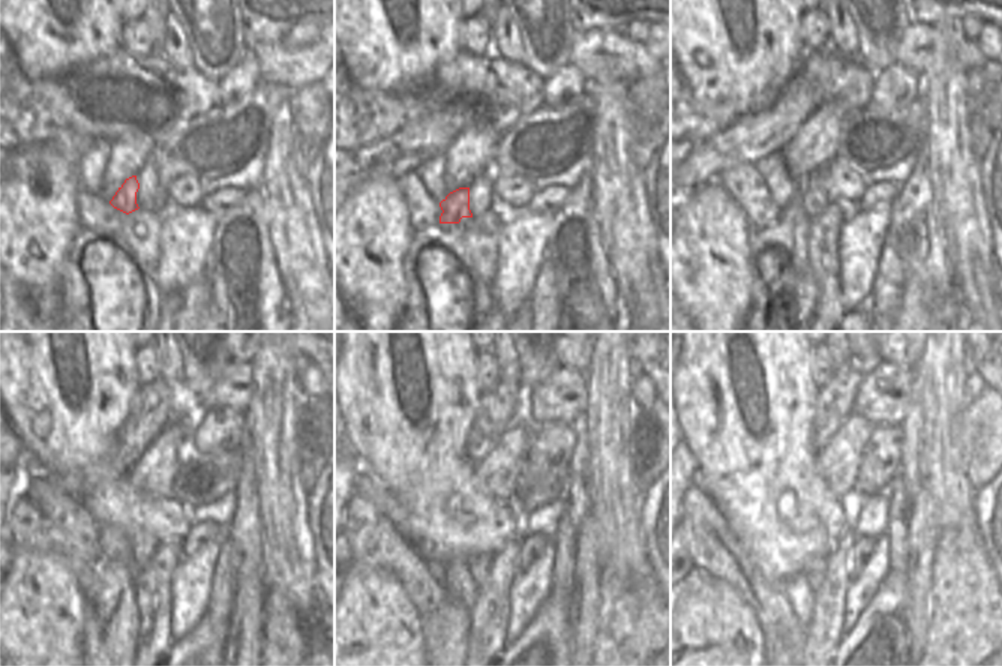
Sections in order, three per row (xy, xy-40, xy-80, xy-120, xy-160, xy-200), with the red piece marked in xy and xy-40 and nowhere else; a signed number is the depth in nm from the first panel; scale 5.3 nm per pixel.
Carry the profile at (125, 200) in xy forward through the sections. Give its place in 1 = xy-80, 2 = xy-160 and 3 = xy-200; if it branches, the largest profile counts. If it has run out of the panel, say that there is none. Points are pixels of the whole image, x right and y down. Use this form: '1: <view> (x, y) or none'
1: xy-80 (795, 210)
2: xy-160 (455, 576)
3: xy-200 (801, 599)

